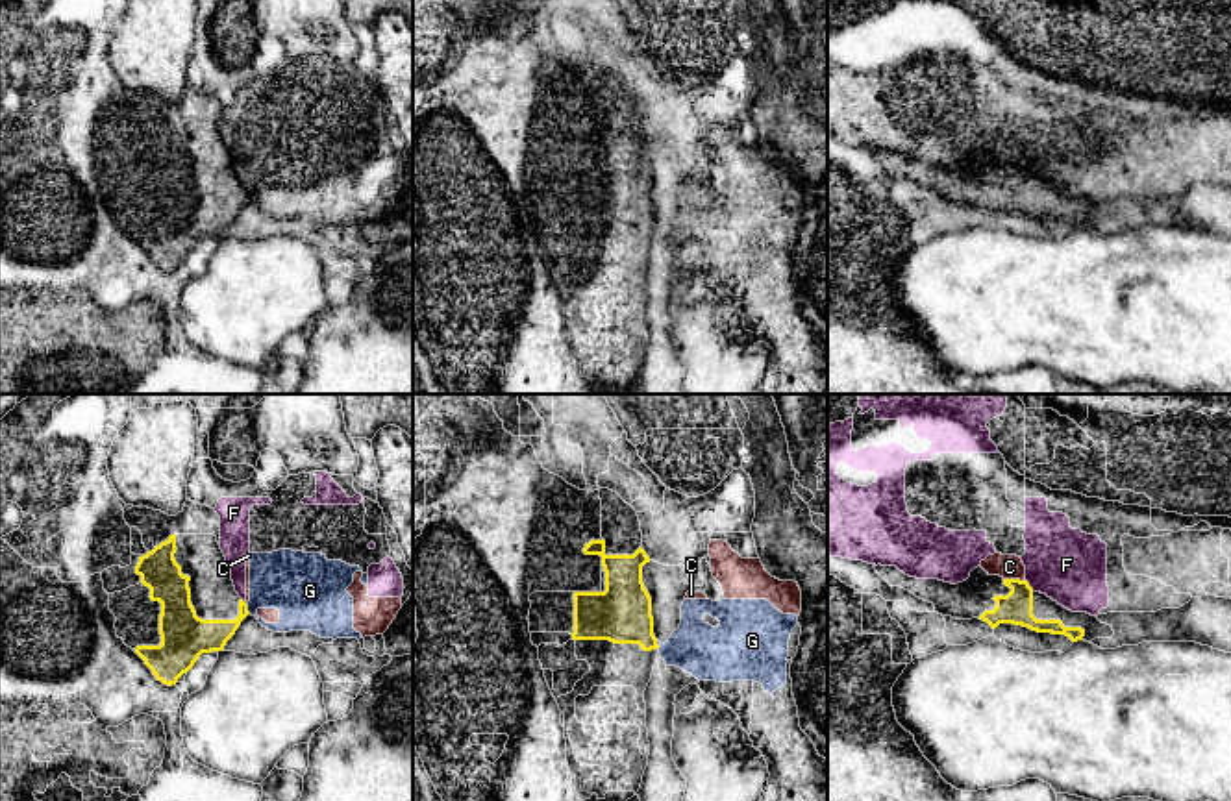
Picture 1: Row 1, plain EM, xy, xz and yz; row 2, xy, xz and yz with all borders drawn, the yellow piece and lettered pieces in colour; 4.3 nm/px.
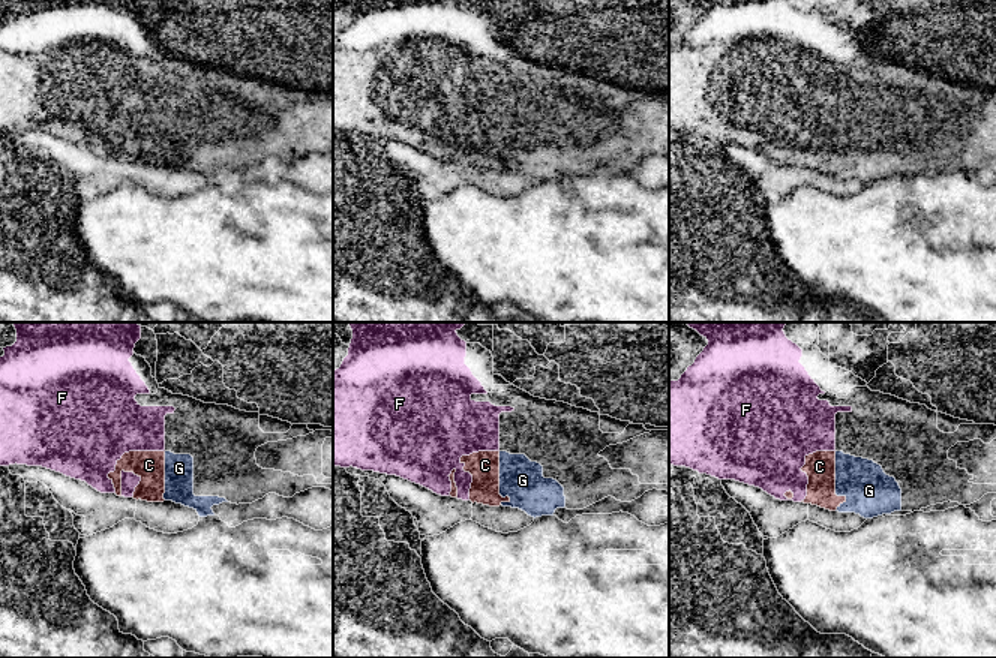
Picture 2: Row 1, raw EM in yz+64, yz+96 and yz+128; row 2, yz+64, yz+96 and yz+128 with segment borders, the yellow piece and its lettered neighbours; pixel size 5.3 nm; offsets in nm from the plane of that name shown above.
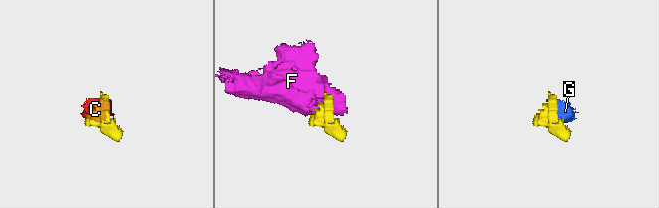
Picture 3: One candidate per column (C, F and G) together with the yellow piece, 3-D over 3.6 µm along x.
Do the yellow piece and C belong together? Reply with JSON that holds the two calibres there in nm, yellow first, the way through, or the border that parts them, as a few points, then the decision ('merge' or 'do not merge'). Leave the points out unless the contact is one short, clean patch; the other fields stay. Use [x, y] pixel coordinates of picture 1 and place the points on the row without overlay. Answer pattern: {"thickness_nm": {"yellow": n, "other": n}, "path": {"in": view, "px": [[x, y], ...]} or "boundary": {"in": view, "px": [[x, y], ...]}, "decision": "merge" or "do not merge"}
{"thickness_nm": {"yellow": 140, "other": 110}, "boundary": {"in": "yz", "px": [[1004, 163], [1024, 165]]}, "decision": "do not merge"}

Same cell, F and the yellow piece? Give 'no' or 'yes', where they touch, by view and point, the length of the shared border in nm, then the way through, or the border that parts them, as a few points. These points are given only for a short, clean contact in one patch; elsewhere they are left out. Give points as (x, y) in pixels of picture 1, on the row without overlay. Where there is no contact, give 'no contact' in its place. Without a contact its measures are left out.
no | yz (1028, 171) | 70 nm | along yz (1024, 165), (1033, 176)

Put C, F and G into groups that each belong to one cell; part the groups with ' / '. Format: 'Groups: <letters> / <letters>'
Groups: C F G

